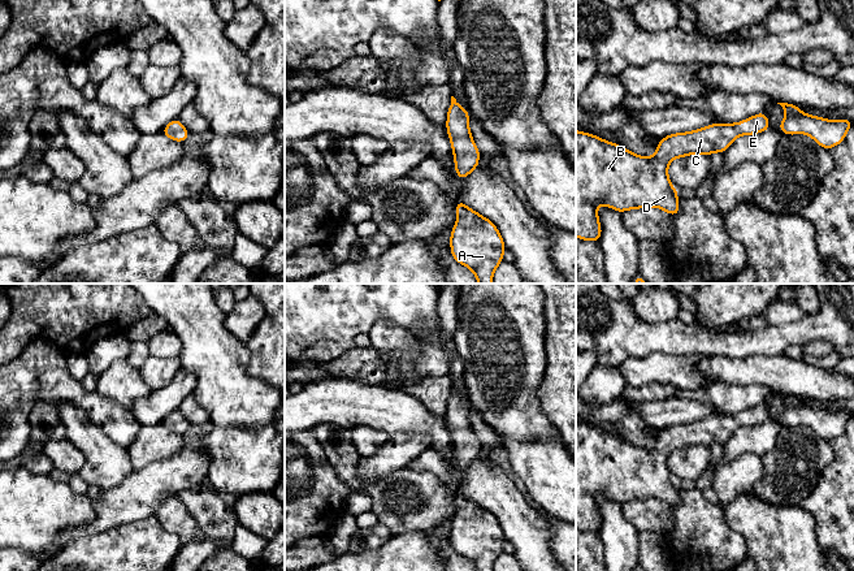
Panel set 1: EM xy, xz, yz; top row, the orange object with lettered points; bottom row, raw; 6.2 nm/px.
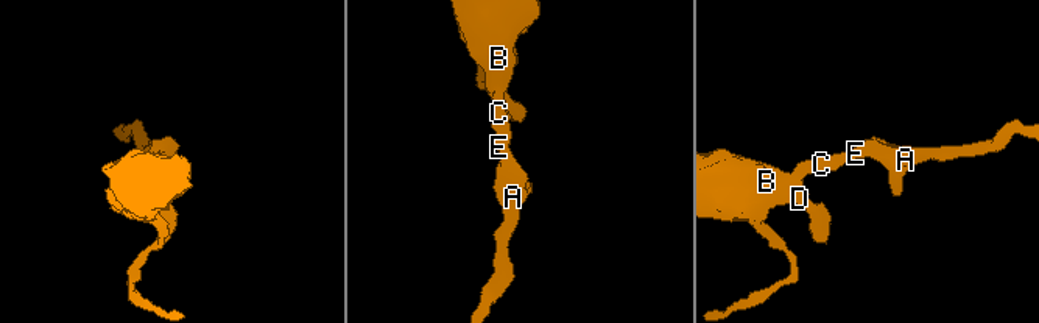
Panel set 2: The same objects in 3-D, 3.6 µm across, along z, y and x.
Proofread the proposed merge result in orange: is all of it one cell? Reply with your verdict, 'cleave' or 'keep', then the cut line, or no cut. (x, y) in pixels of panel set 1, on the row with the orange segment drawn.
keep | no cut

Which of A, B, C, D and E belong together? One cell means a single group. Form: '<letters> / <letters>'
A B C D E

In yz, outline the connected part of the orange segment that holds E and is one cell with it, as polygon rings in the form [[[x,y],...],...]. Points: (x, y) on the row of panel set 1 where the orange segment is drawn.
[[[766,112],[737,124],[712,124],[688,133],[671,134],[660,139],[653,157],[634,155],[625,147],[597,135],[576,130],[576,237],[599,242],[602,228],[597,207],[602,203],[623,213],[627,209],[658,207],[671,216],[680,213],[679,193],[668,178],[668,165],[673,159],[712,152],[724,153],[738,135],[753,135],[771,130]]]

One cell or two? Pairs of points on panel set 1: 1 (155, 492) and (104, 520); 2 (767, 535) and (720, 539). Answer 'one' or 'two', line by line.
1: one
2: two

